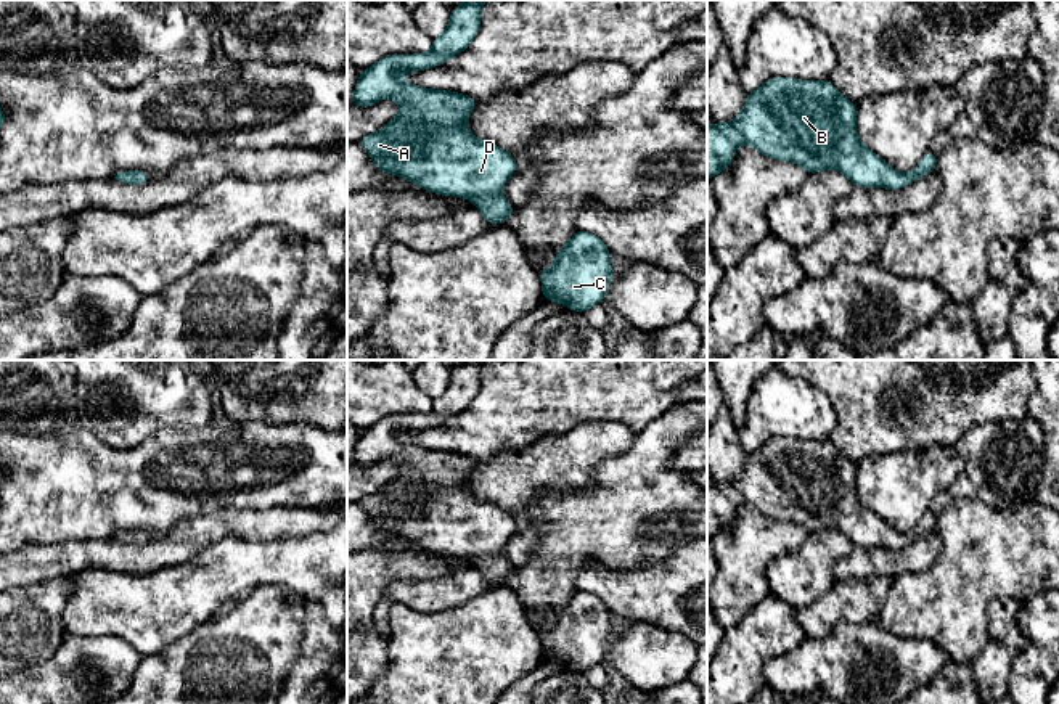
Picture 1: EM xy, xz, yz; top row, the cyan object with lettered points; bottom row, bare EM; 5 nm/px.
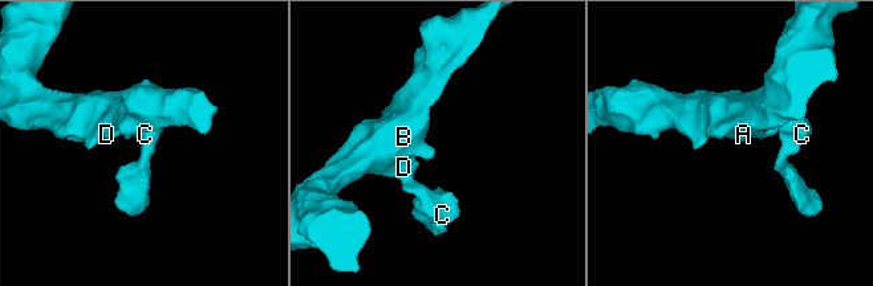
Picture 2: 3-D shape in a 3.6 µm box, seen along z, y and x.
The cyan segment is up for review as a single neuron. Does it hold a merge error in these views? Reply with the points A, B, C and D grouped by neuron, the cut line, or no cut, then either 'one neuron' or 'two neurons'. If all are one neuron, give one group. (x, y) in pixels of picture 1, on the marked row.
A B C D; no cut; one neuron

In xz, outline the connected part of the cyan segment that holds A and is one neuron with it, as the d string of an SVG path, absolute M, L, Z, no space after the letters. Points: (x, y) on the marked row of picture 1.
M464 0L452 10L448 26L442 35L434 39L432 48L419 55L387 55L374 63L371 68L363 69L355 85L352 104L358 108L370 108L371 104L384 100L395 98L399 101L397 116L382 129L365 135L360 143L371 156L373 164L384 174L395 174L407 182L421 186L426 191L444 196L461 196L476 204L490 225L501 225L513 212L514 206L500 196L501 188L508 178L517 170L517 162L513 154L500 146L476 138L468 129L468 117L471 116L477 98L461 95L448 90L431 90L407 84L400 79L403 72L424 71L434 66L445 64L453 56L468 48L480 27L480 8L489 0Z

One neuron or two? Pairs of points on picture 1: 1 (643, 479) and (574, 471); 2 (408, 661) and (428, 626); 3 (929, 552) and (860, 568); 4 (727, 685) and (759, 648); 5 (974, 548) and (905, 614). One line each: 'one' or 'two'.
1: two
2: one
3: one
4: one
5: one

